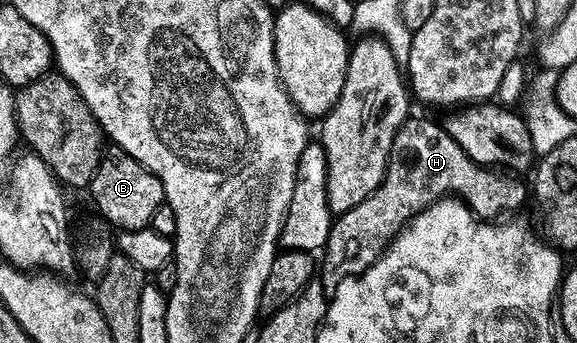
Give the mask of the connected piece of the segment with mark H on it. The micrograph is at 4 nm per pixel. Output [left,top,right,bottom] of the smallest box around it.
[322,117,526,288]

